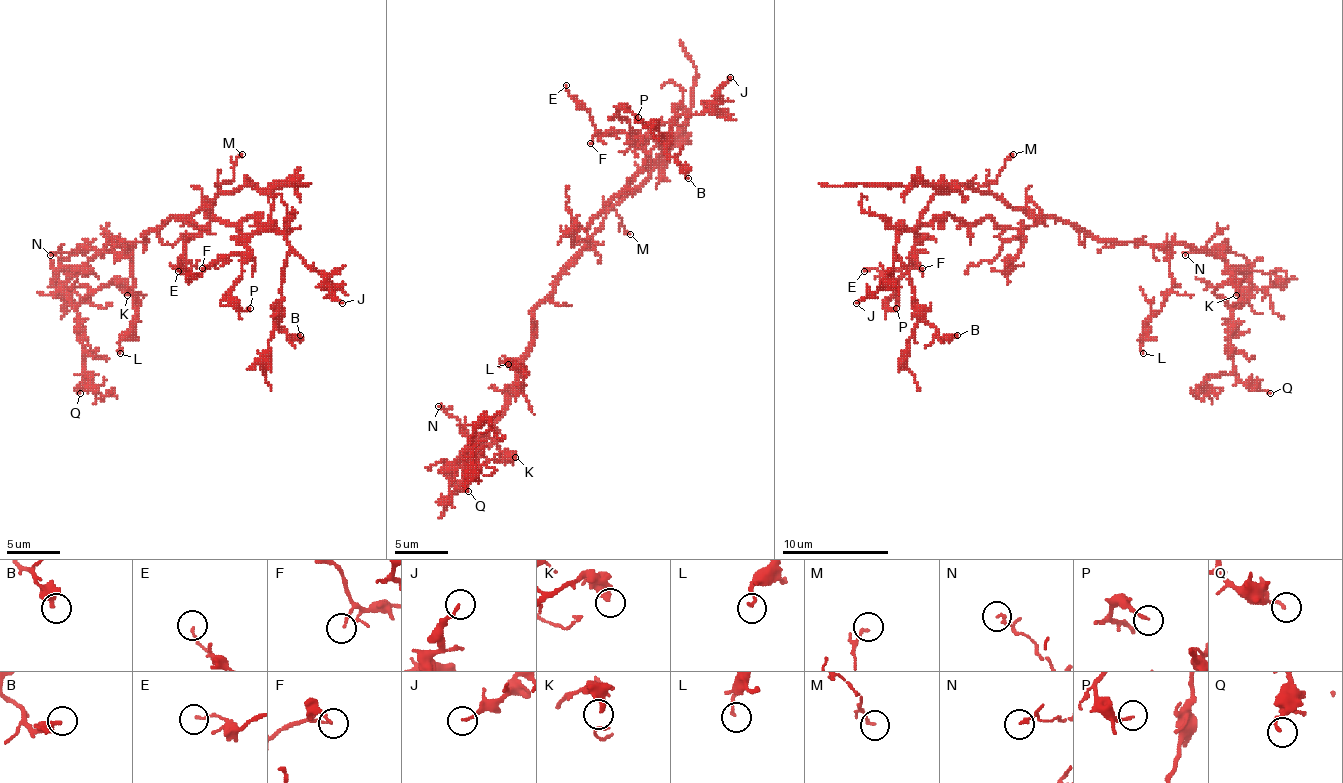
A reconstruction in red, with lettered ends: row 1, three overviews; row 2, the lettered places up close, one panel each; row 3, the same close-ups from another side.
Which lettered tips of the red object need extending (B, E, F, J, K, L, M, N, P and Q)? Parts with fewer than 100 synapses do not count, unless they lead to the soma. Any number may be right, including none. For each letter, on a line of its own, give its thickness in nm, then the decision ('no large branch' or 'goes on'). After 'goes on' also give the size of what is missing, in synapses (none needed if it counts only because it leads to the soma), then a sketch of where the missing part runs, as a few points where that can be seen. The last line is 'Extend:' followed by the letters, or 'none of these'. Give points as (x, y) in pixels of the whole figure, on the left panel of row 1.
B: 360 nm thick; no large branch
E: 100 nm thick; no large branch
F: 110 nm thick; no large branch
J: 150 nm thick; no large branch
K: 280 nm thick; no large branch
L: 150 nm thick; no large branch
M: 120 nm thick; no large branch
N: 130 nm thick; no large branch
P: 160 nm thick; no large branch
Q: 160 nm thick; no large branch
Extend: none of these

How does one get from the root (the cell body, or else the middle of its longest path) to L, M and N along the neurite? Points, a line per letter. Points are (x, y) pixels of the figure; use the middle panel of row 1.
L: (553, 289), (534, 311), (531, 351), (521, 366), (518, 380), (521, 393), (523, 372), (508, 361), (508, 364)
M: (553, 289), (555, 276), (600, 226), (608, 207), (622, 218), (622, 226), (630, 234)
N: (553, 289), (534, 311), (531, 351), (521, 366), (518, 388), (505, 414), (476, 443), (460, 422), (438, 406)

